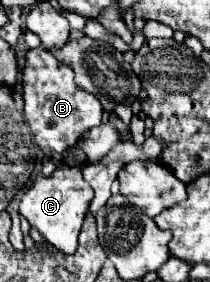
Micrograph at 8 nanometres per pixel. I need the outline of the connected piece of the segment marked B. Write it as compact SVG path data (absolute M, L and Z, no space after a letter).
M42 46L26 52L26 62L22 68L22 100L24 116L32 130L34 142L48 158L76 146L80 136L86 134L90 128L98 126L102 120L100 100L96 100L94 94L76 86L72 68L58 62Z

